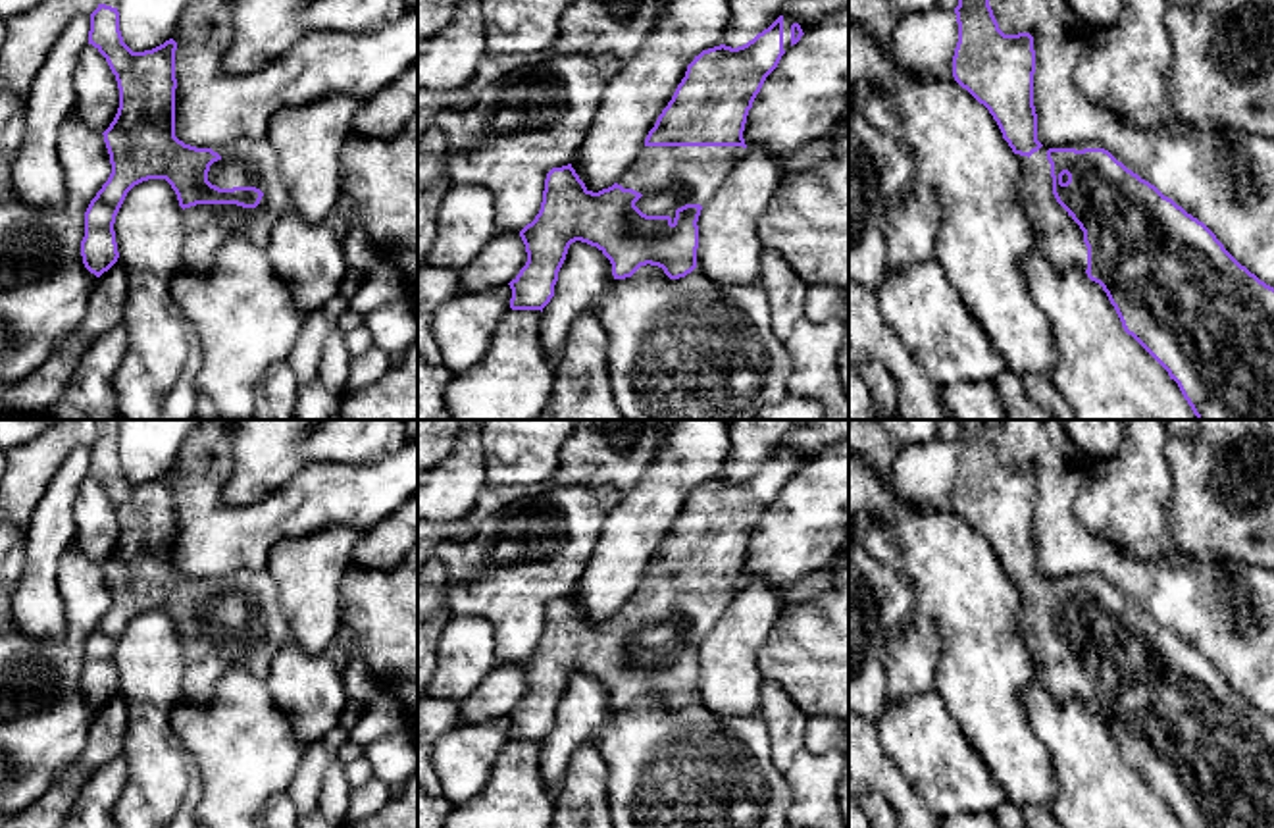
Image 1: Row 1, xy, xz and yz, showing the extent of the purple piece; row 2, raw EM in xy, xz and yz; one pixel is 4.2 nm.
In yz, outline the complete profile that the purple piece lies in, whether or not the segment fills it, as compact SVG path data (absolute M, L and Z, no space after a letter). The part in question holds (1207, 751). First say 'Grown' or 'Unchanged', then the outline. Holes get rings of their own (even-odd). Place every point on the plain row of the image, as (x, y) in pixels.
Grown. M985 420L956 422L958 474L953 508L989 541L1022 595L1018 632L1035 664L1035 686L1058 701L1078 697L1099 714L1124 763L1168 803L1184 828L1274 828L1274 718L1241 697L1203 653L1128 601L1108 582L1043 578L1037 572L1033 537L1033 468L1030 464L1005 466Z

